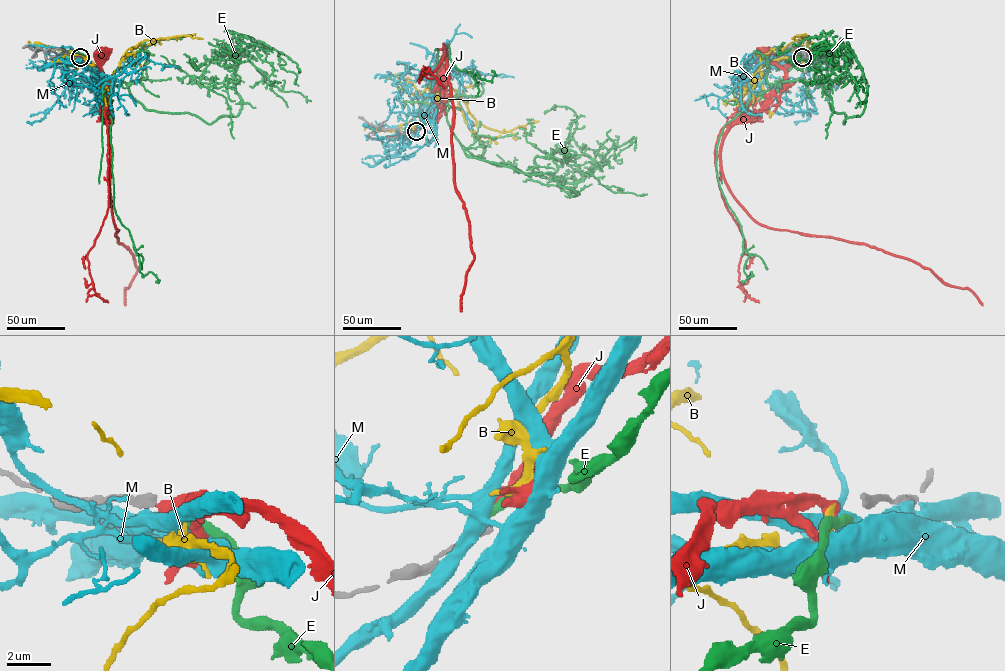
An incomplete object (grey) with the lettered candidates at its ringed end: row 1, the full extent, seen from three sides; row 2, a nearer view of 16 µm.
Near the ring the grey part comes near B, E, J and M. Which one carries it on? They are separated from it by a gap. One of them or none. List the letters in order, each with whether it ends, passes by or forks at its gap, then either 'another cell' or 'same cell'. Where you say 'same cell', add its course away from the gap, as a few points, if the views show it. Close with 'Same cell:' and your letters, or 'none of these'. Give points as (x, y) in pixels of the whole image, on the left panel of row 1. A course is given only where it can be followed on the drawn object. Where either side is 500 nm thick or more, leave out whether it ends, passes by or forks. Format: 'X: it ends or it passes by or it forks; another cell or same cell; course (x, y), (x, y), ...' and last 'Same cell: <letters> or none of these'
B: it ends; another cell
E: it ends; another cell
J: it ends; another cell
M: it forks; another cell
Same cell: none of these

